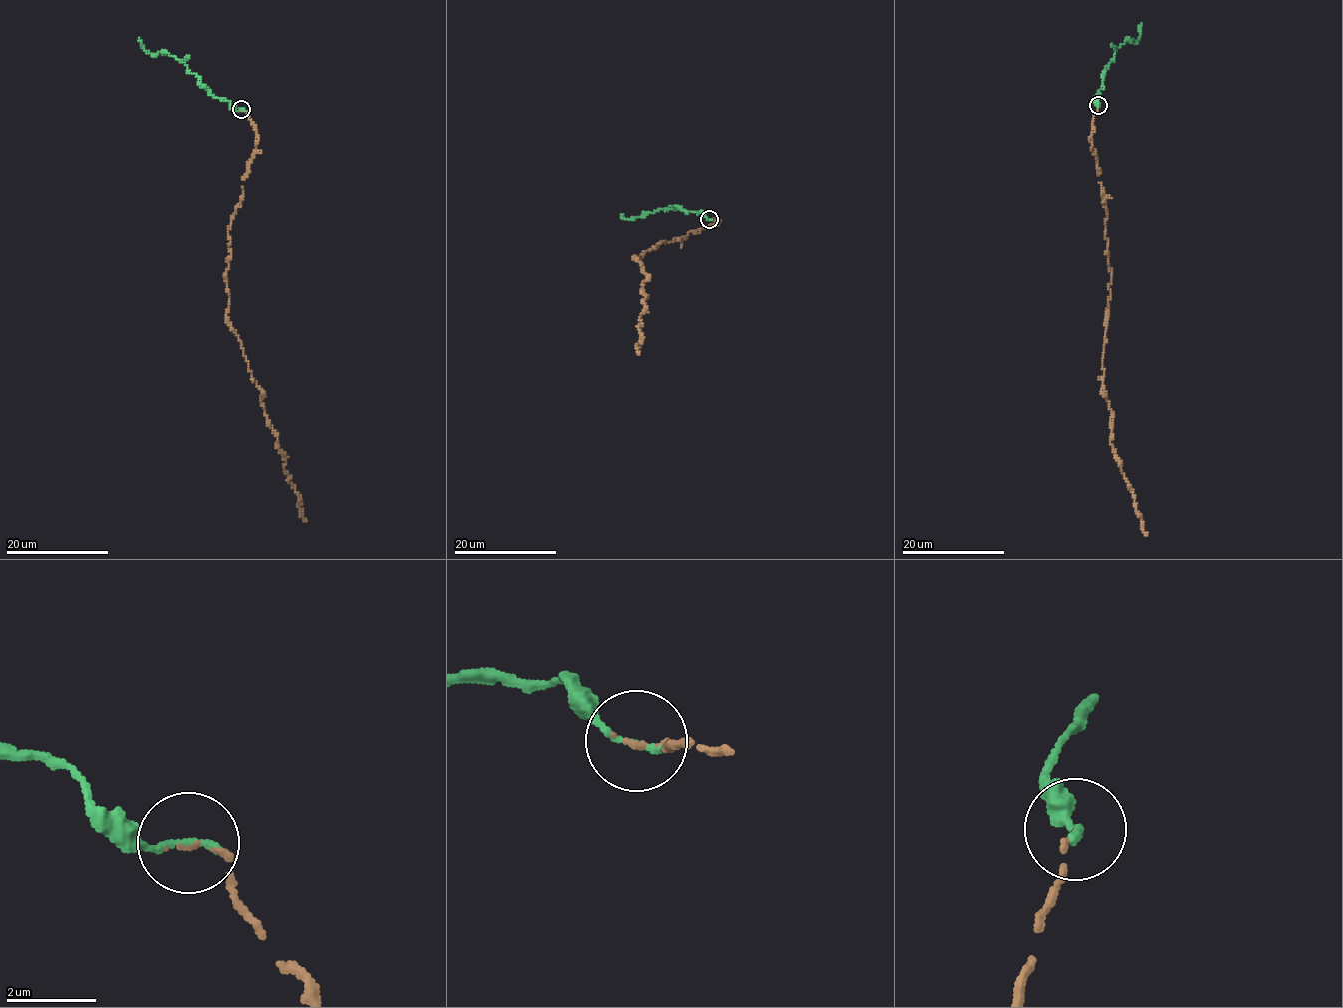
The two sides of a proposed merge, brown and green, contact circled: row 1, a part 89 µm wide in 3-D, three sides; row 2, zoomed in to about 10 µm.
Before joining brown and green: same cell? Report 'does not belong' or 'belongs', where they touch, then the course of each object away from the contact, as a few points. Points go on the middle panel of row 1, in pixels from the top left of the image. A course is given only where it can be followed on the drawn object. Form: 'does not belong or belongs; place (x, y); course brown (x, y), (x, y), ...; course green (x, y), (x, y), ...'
belongs; place (709, 219); course brown (710, 219), (719, 221), (686, 237), (661, 241), (633, 258), (646, 275), (641, 290), (639, 354); course green (709, 219), (700, 212), (686, 212), (675, 207), (626, 219), (620, 216)

